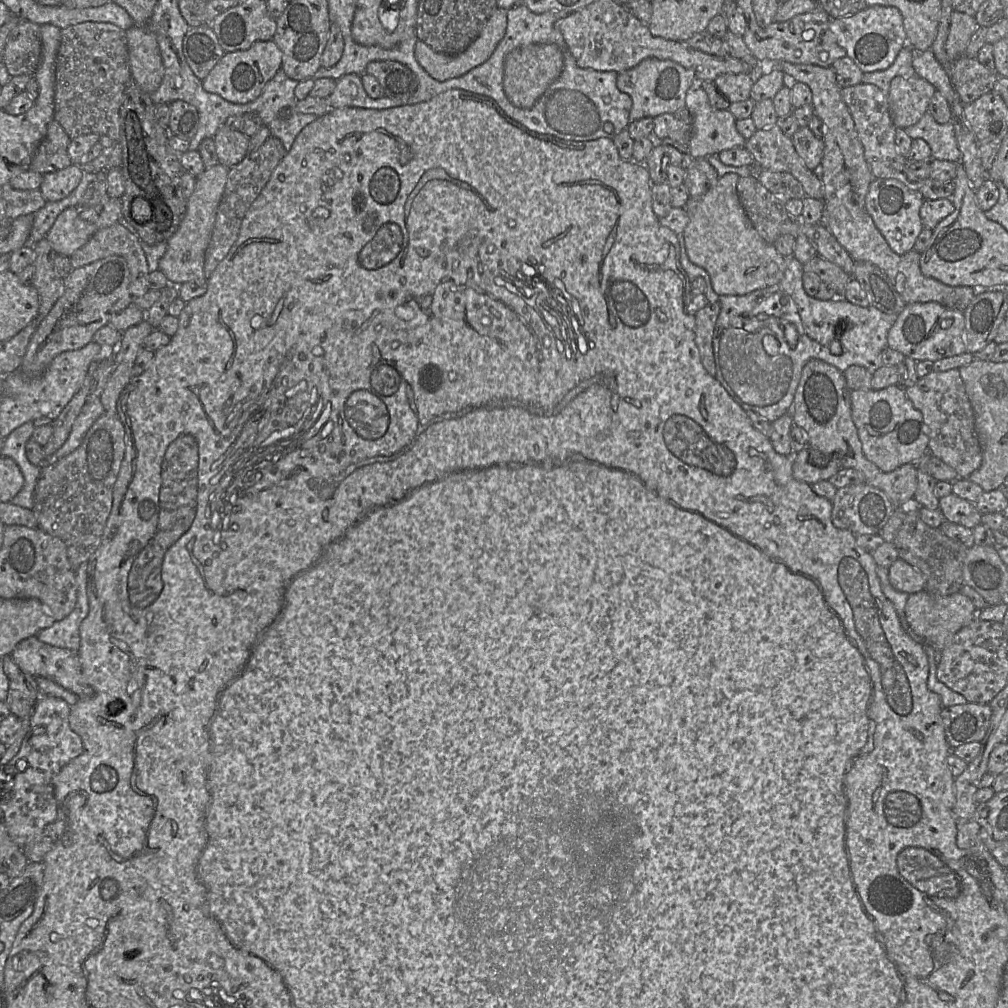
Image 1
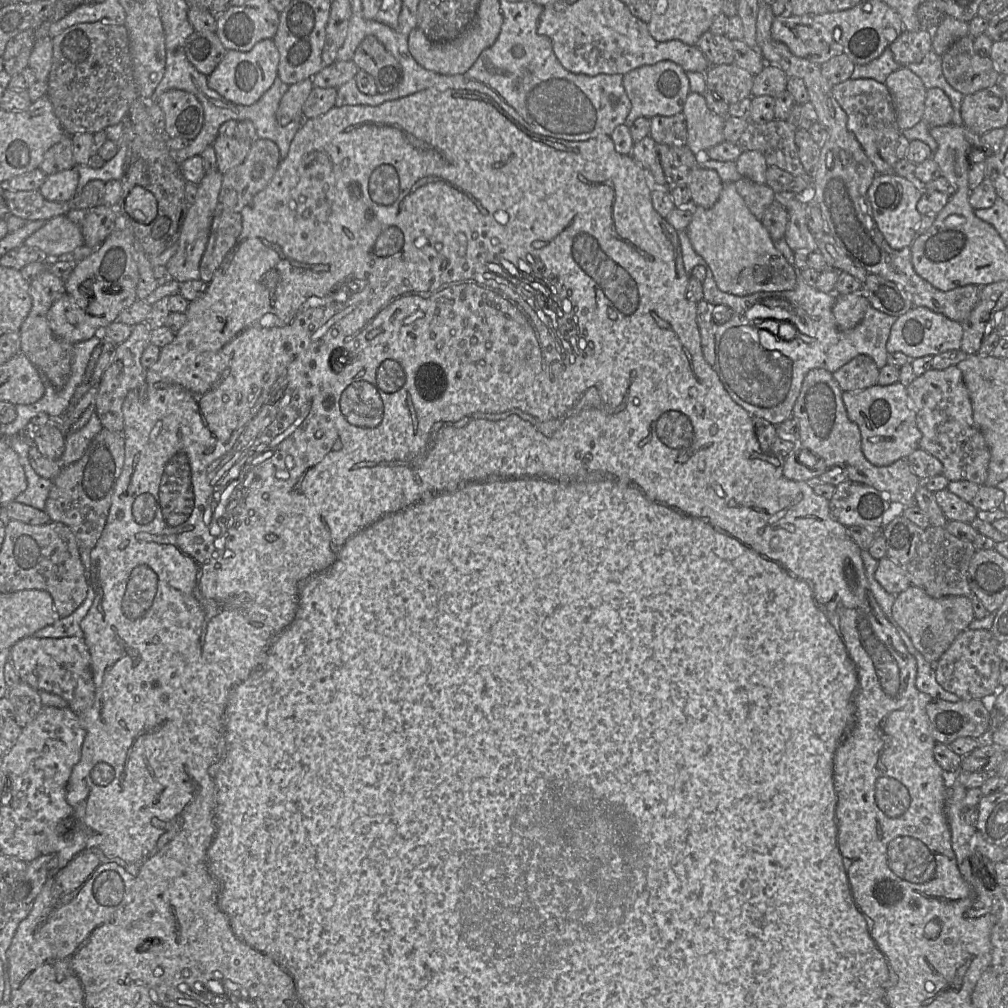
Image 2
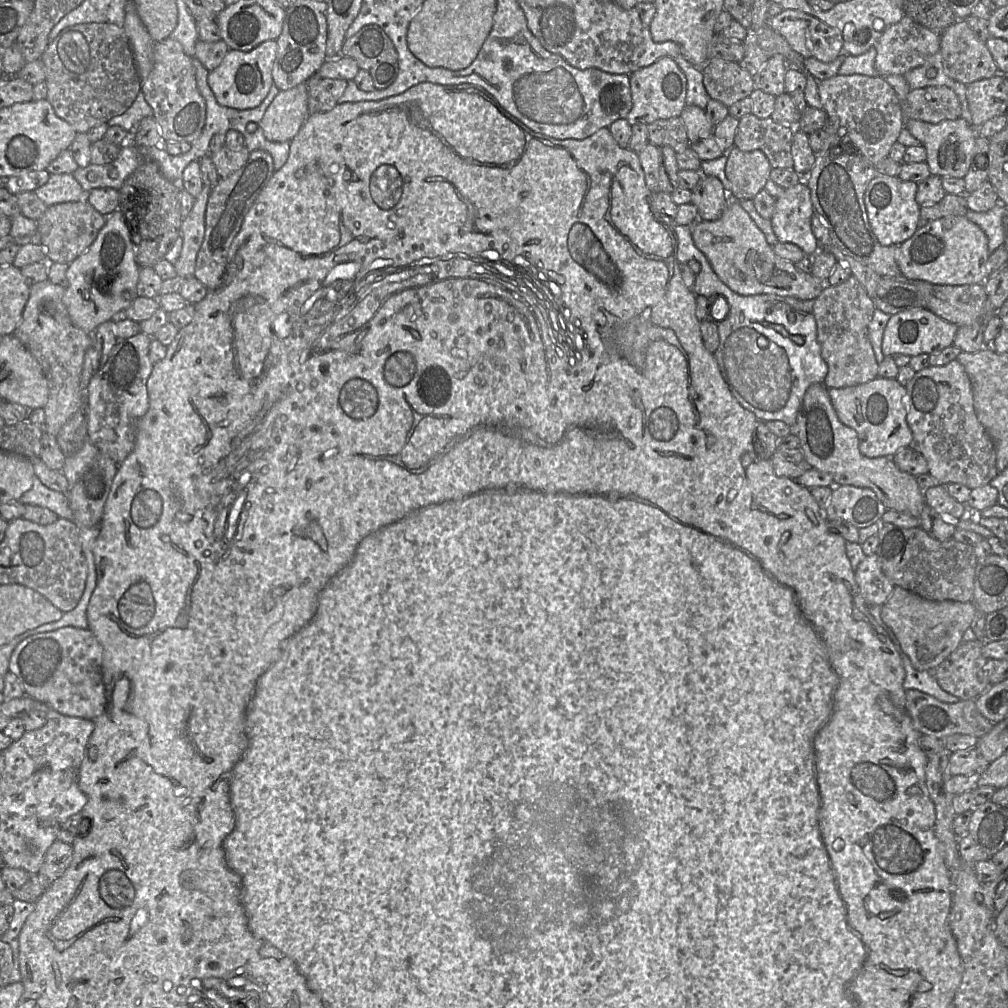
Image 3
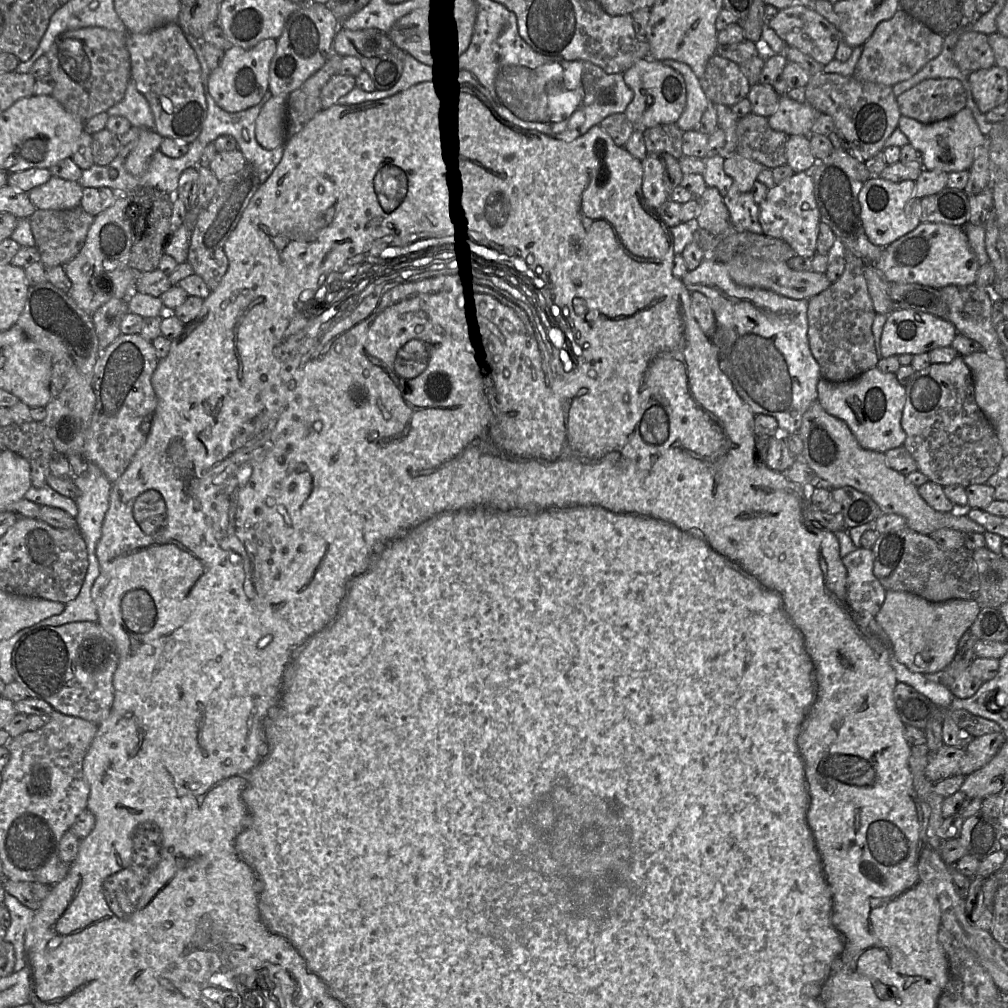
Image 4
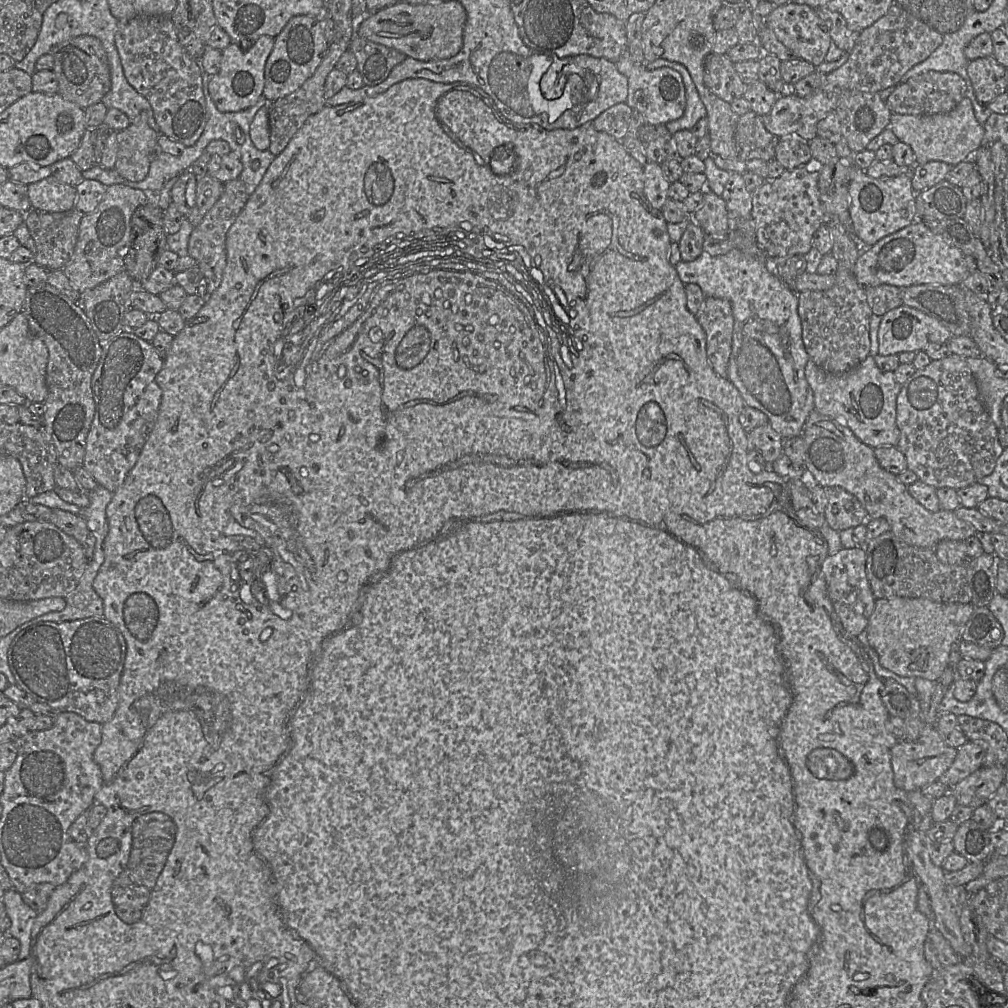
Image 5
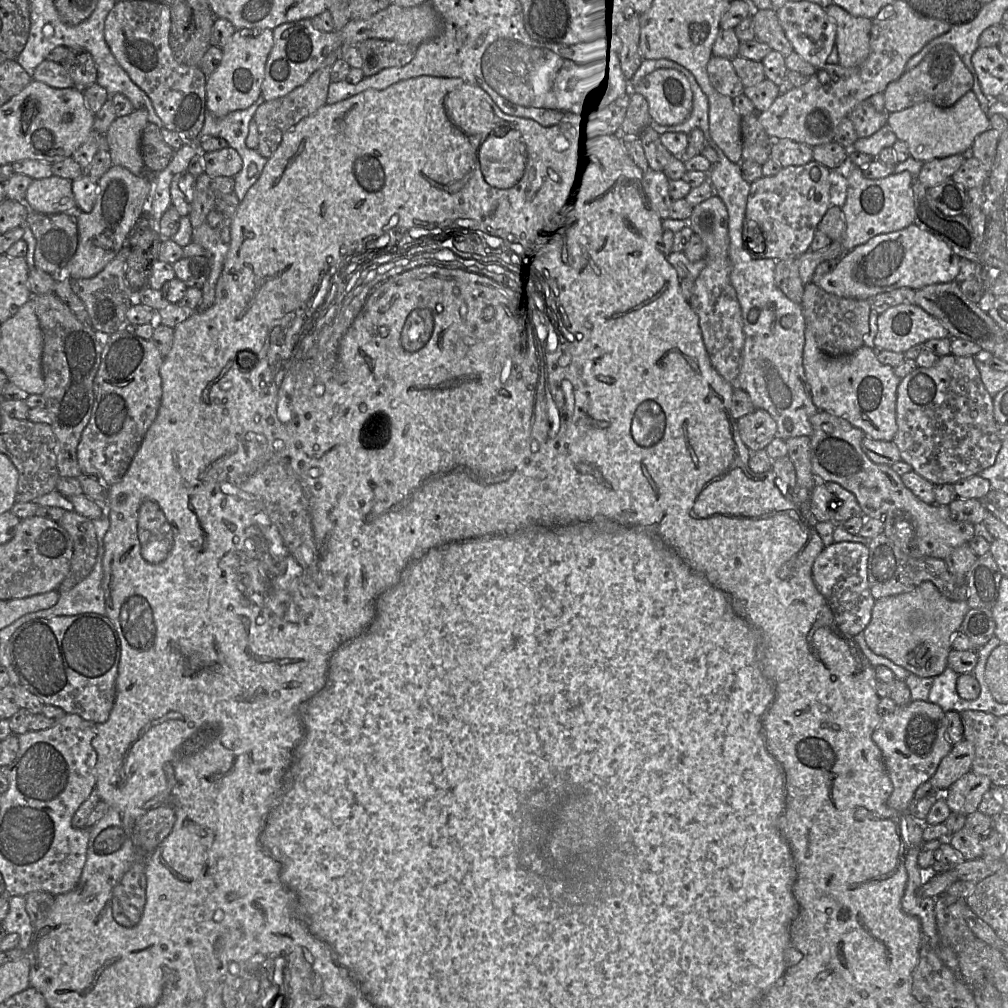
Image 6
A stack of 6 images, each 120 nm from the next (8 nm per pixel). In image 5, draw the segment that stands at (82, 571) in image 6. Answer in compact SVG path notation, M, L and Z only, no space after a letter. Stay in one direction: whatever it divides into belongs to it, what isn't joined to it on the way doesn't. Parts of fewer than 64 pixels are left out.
M53 509L50 522L66 534L74 537L81 544L88 562L93 558L95 537L81 515L61 509Z

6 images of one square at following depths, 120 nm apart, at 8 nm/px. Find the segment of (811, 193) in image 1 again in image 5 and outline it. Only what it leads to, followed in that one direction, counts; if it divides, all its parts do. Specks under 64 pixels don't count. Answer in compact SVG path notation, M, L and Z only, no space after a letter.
M752 110L739 116L735 130L739 159L744 161L761 159L769 162L775 159L779 139L765 128L762 117Z

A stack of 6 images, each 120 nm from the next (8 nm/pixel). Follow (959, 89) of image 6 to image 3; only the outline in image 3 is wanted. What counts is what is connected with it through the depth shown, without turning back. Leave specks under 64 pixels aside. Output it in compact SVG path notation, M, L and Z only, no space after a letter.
M947 86L912 89L902 102L904 118L939 123L961 117L956 93Z

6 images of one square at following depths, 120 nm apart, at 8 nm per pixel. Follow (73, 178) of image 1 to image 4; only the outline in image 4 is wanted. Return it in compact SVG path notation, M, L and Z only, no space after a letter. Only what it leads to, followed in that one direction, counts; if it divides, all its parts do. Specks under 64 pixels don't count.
M56 176L28 192L30 201L41 210L66 210L80 205L83 187L78 181Z

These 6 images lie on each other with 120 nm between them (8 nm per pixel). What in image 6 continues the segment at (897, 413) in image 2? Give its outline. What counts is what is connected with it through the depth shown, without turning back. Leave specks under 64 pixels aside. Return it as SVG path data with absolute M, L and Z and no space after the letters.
M806 327L803 366L818 411L847 420L875 440L894 439L898 431L896 398L901 379L894 373L894 368L877 360L872 348L863 345L852 354L831 357L819 349L814 334Z

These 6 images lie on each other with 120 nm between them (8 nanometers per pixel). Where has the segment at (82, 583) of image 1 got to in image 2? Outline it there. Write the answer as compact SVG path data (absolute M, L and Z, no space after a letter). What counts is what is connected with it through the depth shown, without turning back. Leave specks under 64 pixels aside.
M88 574L88 589L85 599L80 606L69 616L60 617L55 623L45 626L36 631L32 637L35 638L63 638L77 637L84 638L83 631L80 627L82 619L87 614L93 603L95 592L90 583L90 574Z

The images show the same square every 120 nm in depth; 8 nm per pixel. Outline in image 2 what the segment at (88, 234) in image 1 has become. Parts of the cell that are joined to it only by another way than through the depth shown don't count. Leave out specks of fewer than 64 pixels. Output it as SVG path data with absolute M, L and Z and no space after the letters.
M59 215L49 219L23 245L38 249L47 261L69 258L76 248L84 245L84 239L78 225L66 215Z

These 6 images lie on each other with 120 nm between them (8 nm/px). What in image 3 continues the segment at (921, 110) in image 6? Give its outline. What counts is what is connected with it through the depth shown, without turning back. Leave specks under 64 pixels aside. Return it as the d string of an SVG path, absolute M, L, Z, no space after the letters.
M962 117L939 123L928 123L908 119L905 128L923 145L927 152L926 162L932 175L964 178L972 162L975 147L976 129Z

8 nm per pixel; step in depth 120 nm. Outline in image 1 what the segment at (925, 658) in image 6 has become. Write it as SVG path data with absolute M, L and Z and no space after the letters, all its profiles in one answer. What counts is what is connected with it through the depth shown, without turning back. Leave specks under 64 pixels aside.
M926 591L910 594L904 610L912 630L939 652L942 652L956 632L976 618L978 612L971 600L959 592L937 596Z

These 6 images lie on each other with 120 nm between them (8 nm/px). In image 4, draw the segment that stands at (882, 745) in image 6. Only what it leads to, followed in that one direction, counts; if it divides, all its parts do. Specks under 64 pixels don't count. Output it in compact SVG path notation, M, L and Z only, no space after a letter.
M945 744L934 753L929 751L928 764L925 769L926 777L931 782L937 783L947 777L957 775L964 755L964 748Z

